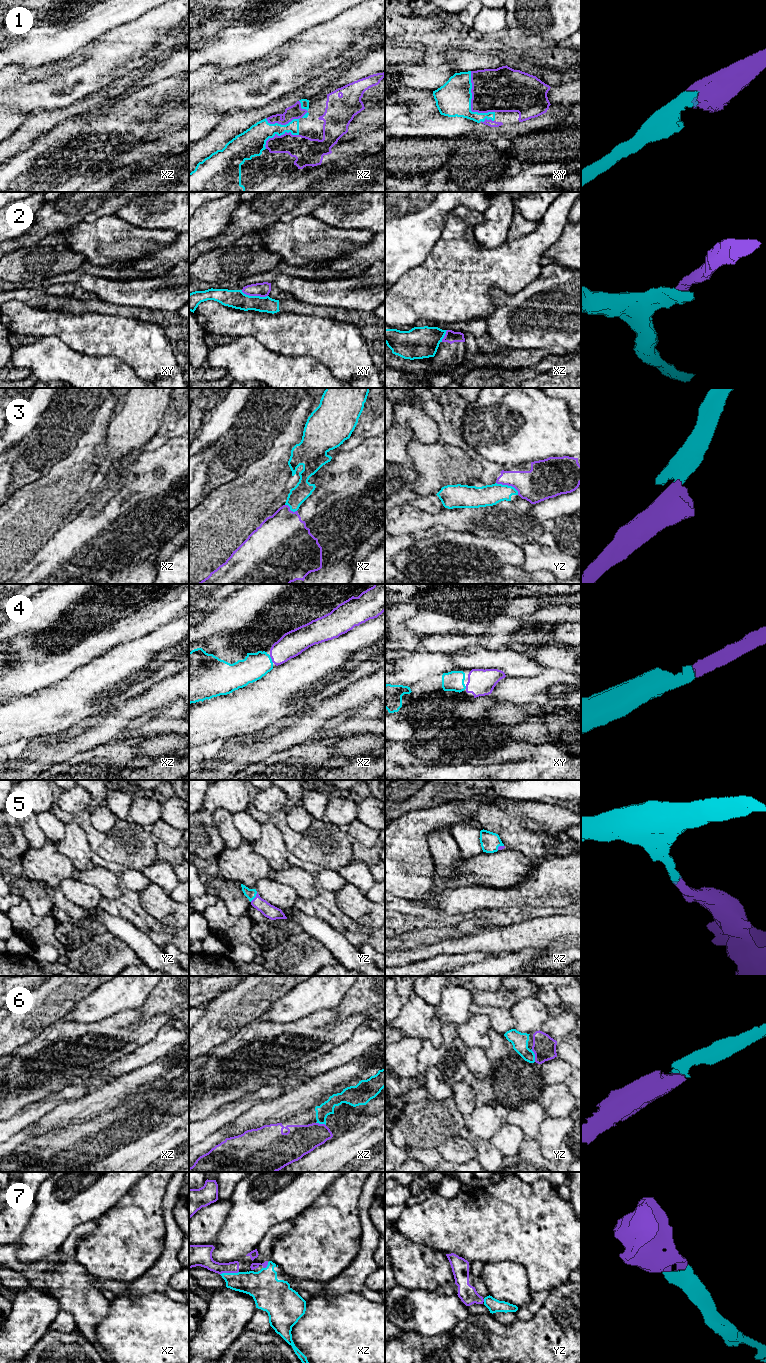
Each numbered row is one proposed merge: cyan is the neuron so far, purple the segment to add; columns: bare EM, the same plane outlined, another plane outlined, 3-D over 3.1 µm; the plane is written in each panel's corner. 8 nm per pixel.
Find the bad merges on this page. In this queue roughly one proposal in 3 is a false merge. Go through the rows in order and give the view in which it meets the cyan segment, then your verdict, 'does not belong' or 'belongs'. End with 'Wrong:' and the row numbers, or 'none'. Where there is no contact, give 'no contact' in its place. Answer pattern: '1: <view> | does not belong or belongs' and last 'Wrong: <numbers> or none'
1: xy | belongs
2: xy | does not belong
3: yz | does not belong
4: xz | belongs
5: yz | belongs
6: yz | belongs
7: xz | belongs
Wrong: 2, 3

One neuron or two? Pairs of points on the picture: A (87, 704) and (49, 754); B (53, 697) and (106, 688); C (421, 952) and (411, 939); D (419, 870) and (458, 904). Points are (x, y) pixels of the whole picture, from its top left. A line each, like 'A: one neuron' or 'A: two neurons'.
A: two neurons
B: one neuron
C: two neurons
D: two neurons

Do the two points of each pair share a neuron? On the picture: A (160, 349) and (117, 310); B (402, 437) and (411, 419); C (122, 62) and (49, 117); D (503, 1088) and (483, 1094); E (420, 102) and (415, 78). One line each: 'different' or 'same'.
A: different
B: different
C: different
D: same
E: different

